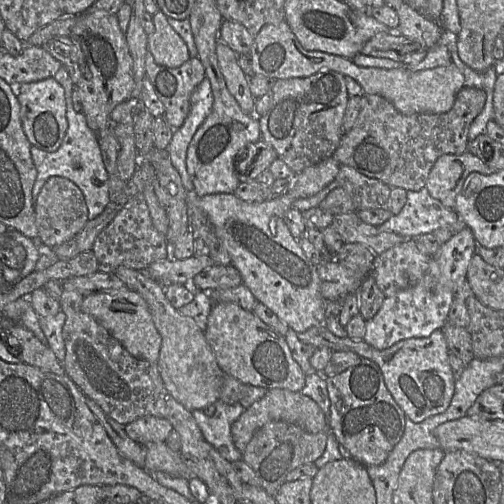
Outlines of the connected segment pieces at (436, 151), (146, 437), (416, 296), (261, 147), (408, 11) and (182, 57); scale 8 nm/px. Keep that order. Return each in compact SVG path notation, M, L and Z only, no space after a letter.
M463 87L448 112L405 115L384 97L363 94L358 117L332 157L341 165L350 166L391 188L419 191L425 187L429 173L440 156L460 155L467 151L469 127L482 112L485 102L484 90Z
M143 415L124 425L124 429L133 441L146 445L151 442L164 442L171 425L163 418Z
M468 226L453 234L431 257L427 272L414 287L384 299L379 311L366 322L363 341L377 350L384 350L399 341L426 338L434 331L442 330L455 299L456 283L459 279L467 279L467 269L476 247L477 242Z
M262 137L252 144L248 144L242 149L243 152L239 156L239 166L246 167L247 170L239 170L237 159L238 155L233 160L235 163L236 175L245 176L246 178L256 179L257 174L268 169L273 161L278 158L275 149L265 142Z
M402 3L396 9L399 17L398 32L408 39L418 41L426 49L433 47L439 40L442 28L430 18L426 18L407 3Z
M161 10L151 16L154 31L147 35L147 52L160 64L172 67L182 65L190 58L185 42L168 24Z

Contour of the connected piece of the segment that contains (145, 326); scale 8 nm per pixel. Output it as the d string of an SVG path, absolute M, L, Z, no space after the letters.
M126 285L119 289L82 294L80 310L103 326L130 354L155 363L160 336L145 301L137 293L129 290Z

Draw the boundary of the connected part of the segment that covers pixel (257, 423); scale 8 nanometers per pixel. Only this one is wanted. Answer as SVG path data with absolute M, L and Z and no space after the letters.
M270 389L259 401L245 409L240 417L235 420L230 430L230 440L240 454L242 454L254 433L271 421L284 421L301 427L304 431L316 434L329 432L328 420L318 405L301 392L292 392L286 389Z

